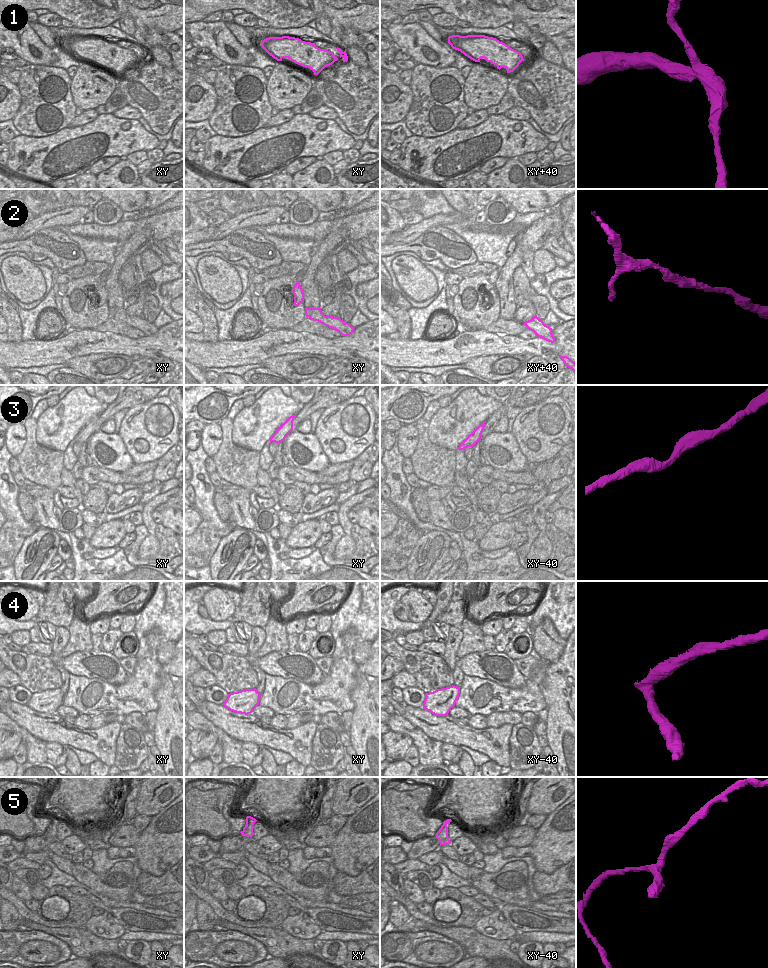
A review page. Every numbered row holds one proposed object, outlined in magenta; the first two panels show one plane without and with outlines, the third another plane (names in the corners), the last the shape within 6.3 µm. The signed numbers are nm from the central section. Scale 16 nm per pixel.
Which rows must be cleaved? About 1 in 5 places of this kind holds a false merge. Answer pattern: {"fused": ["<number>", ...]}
{"fused": ["1", "4"]}

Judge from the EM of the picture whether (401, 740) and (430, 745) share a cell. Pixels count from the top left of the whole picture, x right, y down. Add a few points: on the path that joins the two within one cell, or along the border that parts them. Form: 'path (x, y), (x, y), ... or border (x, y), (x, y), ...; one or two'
border (391, 731), (407, 734), (413, 744); two

